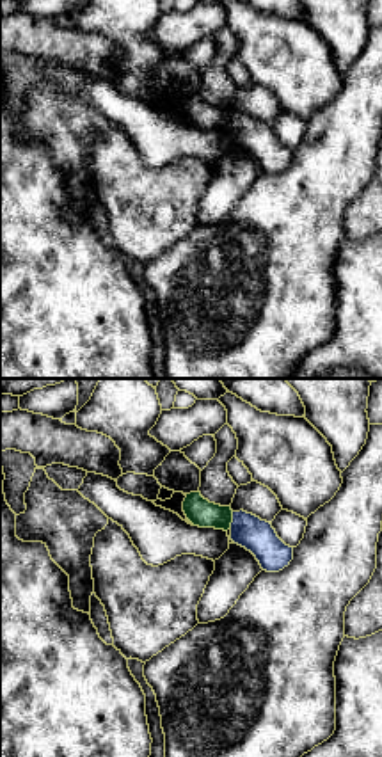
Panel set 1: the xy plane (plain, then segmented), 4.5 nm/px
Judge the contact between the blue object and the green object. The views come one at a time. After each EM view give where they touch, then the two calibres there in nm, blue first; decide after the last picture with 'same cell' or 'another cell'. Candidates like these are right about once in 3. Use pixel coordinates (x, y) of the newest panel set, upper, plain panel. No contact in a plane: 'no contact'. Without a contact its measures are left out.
meets blue at (233, 121); 150 nm thick on the blue side, 120 nm on the other

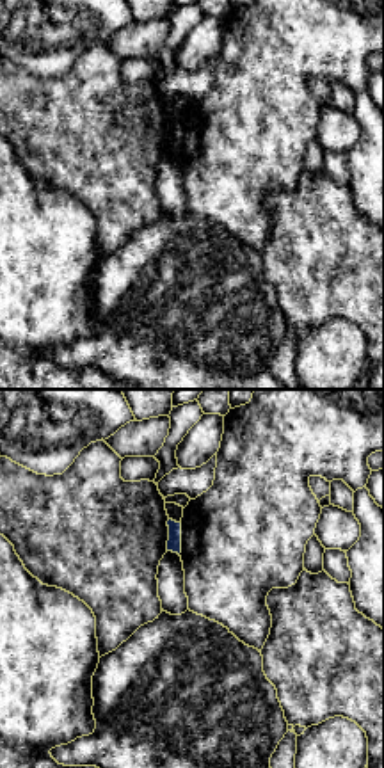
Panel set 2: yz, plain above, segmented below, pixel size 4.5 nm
no contact

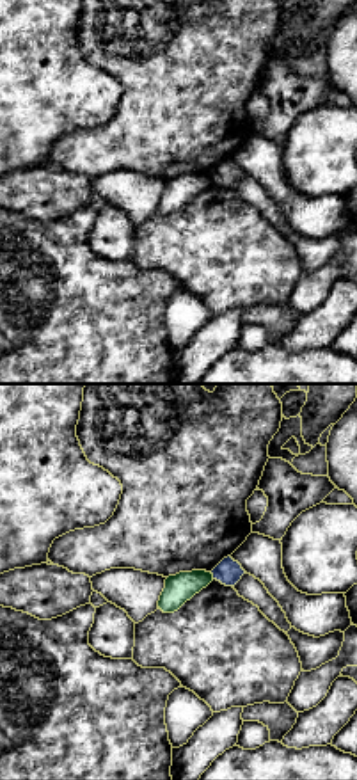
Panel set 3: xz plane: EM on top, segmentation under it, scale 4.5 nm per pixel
meets blue at (214, 178); 110 nm thick on the blue side, 130 nm on the other

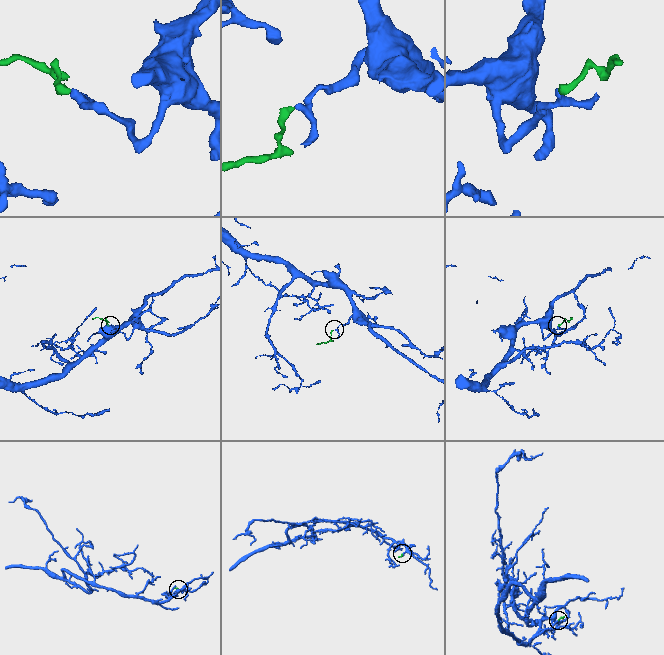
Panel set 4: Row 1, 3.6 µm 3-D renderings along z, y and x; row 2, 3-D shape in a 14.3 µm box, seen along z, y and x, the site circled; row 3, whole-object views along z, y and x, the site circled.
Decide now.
another cell

